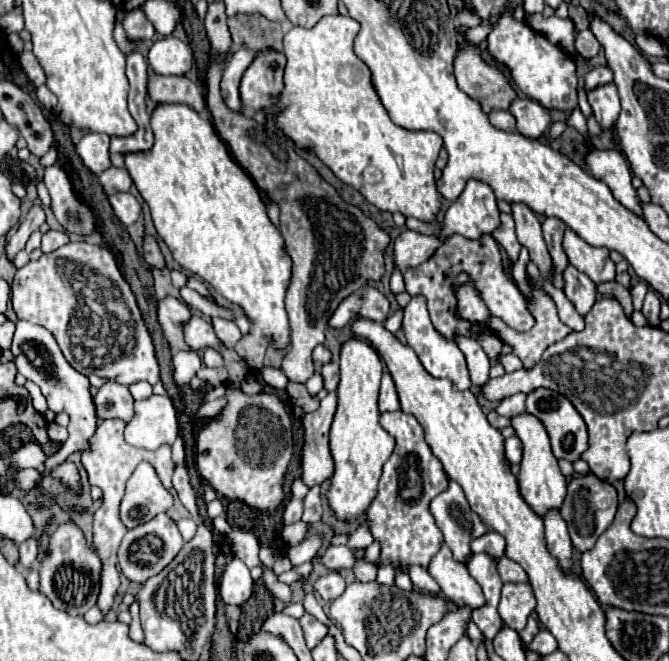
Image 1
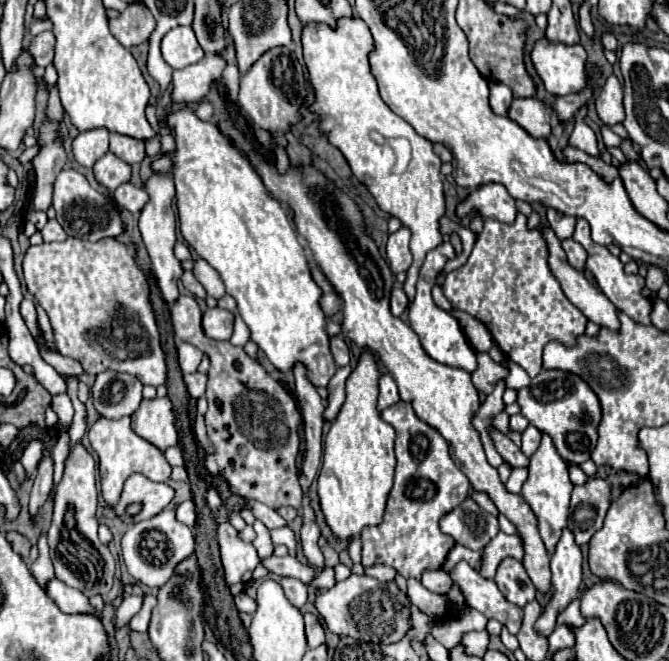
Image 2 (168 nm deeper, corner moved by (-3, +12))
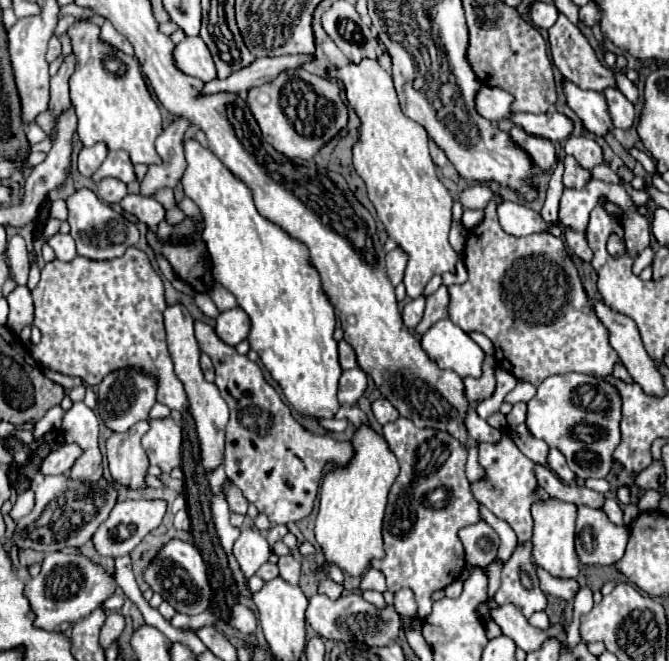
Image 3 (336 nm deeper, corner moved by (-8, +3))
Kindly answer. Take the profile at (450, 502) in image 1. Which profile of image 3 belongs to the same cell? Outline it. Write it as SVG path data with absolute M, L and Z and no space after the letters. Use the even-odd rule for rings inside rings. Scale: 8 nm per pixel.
M479 521L475 525L463 527L459 531L459 539L465 547L465 559L469 565L487 567L489 563L493 563L499 547L499 537L491 525Z

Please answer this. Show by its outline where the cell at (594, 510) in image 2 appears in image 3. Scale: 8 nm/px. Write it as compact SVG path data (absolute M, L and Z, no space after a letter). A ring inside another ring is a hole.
M579 507L575 551L585 565L615 565L629 541L629 529L613 525L603 509Z

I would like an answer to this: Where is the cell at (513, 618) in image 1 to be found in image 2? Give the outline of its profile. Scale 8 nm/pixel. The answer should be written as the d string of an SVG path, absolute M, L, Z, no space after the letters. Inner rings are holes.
M504 558L500 562L494 582L498 584L498 588L506 596L506 600L516 604L518 608L524 608L530 600L536 598L536 588L532 584L532 580L528 578L524 566L514 558Z

